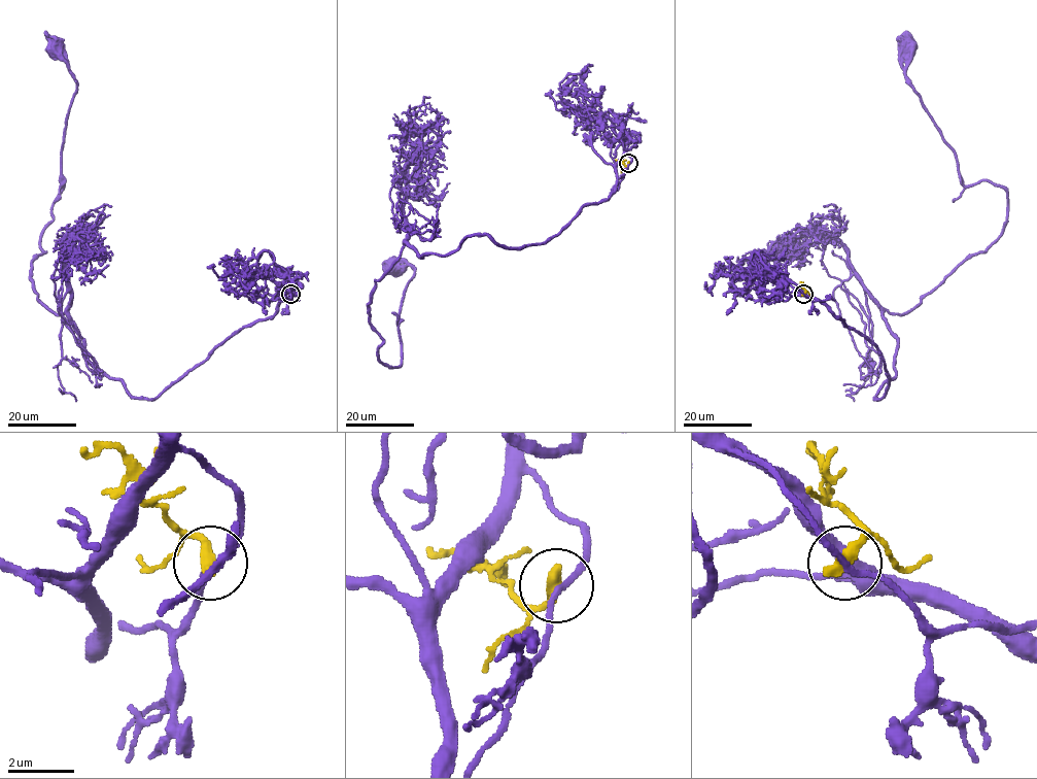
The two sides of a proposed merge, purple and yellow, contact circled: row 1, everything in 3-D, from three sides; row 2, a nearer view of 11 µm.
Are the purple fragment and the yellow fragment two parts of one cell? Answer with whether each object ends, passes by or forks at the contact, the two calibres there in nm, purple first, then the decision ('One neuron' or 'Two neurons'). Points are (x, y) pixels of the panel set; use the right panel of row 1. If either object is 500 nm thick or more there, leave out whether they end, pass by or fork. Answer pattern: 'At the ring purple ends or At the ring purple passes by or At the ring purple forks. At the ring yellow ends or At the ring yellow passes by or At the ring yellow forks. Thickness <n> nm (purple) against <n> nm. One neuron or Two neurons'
At the ring purple passes by. At the ring yellow ends. Thickness 150 nm (purple) against 440 nm. Two neurons

